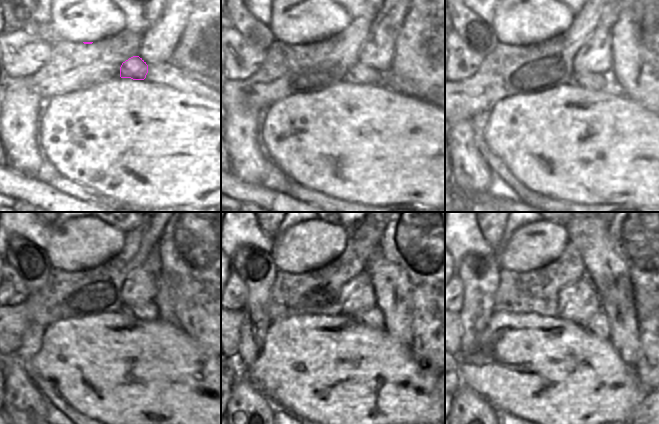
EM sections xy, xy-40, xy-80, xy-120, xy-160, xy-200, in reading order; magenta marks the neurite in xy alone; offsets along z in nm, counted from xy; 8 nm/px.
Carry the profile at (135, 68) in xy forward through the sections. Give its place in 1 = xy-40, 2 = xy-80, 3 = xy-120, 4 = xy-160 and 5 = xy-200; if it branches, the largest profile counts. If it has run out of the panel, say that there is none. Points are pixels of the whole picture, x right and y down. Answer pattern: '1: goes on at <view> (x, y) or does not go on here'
1: goes on at xy-40 (360, 73)
2: goes on at xy-80 (587, 80)
3: goes on at xy-120 (149, 311)
4: goes on at xy-160 (374, 318)
5: goes on at xy-200 (599, 324)

